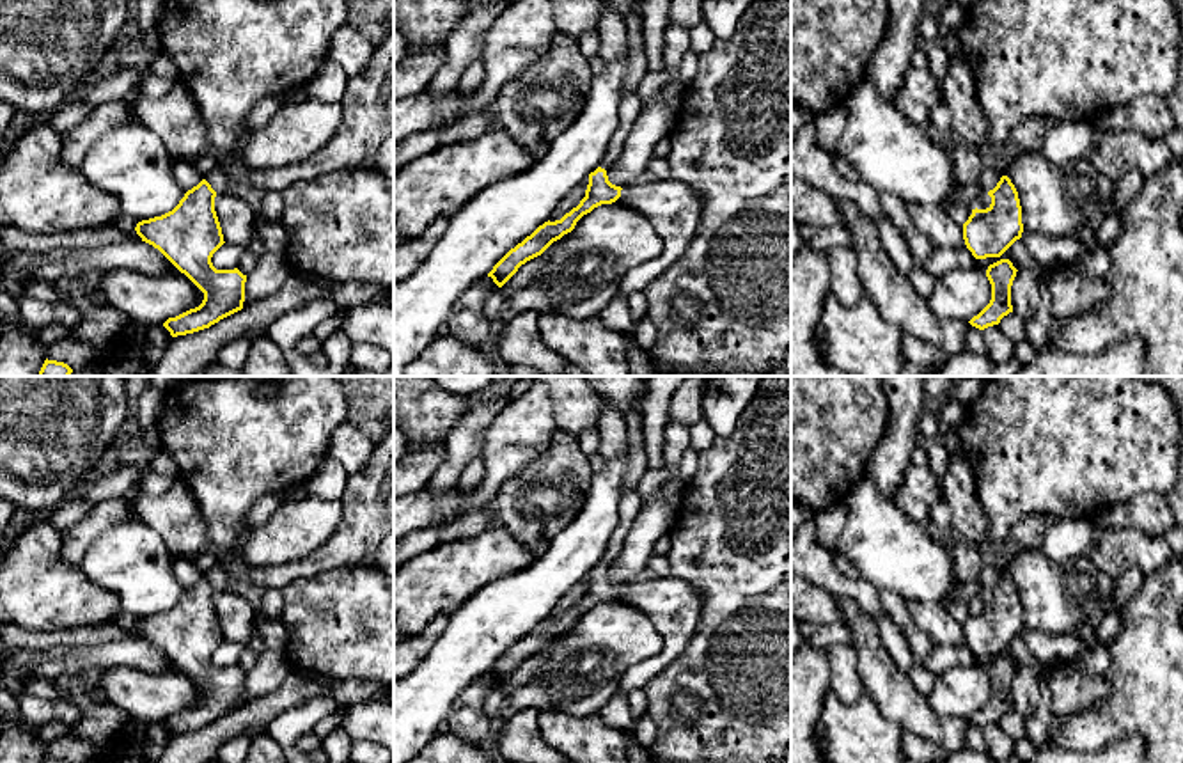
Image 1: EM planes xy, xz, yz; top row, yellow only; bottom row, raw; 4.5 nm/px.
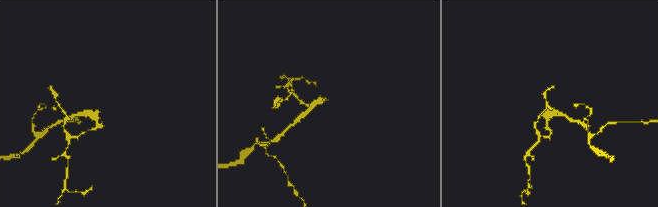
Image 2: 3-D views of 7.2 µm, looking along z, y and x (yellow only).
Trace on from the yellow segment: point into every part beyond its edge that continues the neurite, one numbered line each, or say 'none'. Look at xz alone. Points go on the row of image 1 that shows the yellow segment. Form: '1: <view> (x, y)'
1: xz (674, 210)

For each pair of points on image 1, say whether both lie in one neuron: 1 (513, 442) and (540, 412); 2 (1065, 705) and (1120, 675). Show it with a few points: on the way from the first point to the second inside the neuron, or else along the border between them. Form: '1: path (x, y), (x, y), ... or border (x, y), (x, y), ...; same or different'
1: path (518, 435), (532, 419); same
2: border (1105, 675), (1109, 696), (1095, 710), (1079, 712); different

